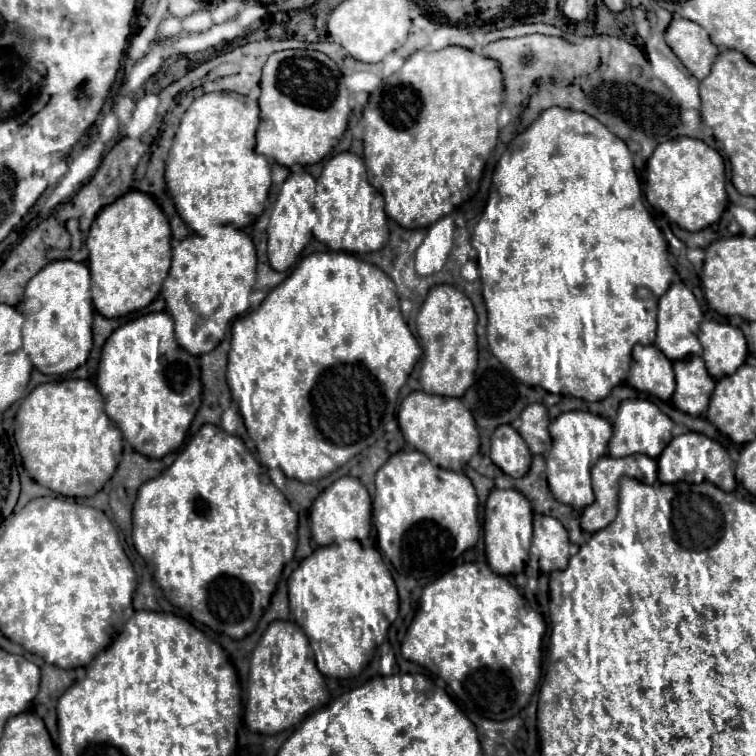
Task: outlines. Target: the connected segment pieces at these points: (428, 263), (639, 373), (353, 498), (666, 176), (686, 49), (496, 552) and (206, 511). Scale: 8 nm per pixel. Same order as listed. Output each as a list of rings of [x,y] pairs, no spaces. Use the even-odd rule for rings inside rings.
[[[445,216],[427,228],[425,240],[415,252],[415,270],[419,276],[429,276],[443,268],[453,246],[453,232],[453,216]]]
[[[635,344],[627,384],[639,392],[649,392],[661,400],[669,400],[675,390],[673,366],[657,346]]]
[[[343,476],[331,484],[311,506],[311,534],[317,546],[343,540],[363,540],[371,532],[371,498],[367,488],[353,476]]]
[[[673,138],[657,146],[647,162],[647,202],[673,224],[699,232],[715,224],[727,208],[725,164],[717,150],[695,138]]]
[[[675,16],[665,32],[665,42],[697,80],[709,74],[717,56],[717,46],[699,24]]]
[[[491,490],[487,502],[485,502],[485,526],[483,526],[483,538],[485,538],[485,554],[487,562],[493,568],[495,574],[511,576],[519,574],[525,568],[525,562],[529,558],[529,546],[533,536],[531,526],[533,510],[529,500],[517,492],[517,490]]]
[[[205,424],[191,438],[191,442],[179,451],[177,460],[165,472],[161,472],[157,478],[145,482],[139,488],[137,500],[133,504],[133,544],[135,544],[135,550],[145,558],[145,562],[149,566],[153,566],[153,576],[155,576],[157,584],[161,586],[165,598],[173,606],[181,608],[185,614],[189,614],[199,624],[209,626],[215,632],[227,634],[233,640],[241,640],[255,630],[259,618],[263,616],[263,612],[269,606],[271,594],[279,582],[283,566],[293,558],[295,544],[297,544],[297,514],[293,512],[293,508],[287,502],[287,498],[283,496],[283,492],[271,482],[267,470],[253,458],[253,454],[247,450],[247,446],[243,444],[243,440],[239,436],[231,436],[213,424]]]

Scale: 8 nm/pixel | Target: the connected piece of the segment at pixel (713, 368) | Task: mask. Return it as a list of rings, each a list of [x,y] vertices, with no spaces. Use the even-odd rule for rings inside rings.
[[[705,320],[697,332],[703,344],[703,360],[711,378],[733,374],[747,358],[747,342],[737,326],[719,320]]]

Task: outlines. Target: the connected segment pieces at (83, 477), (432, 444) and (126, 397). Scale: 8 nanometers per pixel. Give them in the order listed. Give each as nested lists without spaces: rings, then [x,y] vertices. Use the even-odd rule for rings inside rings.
[[[89,380],[39,384],[15,416],[15,442],[29,476],[41,486],[71,498],[97,494],[121,458],[121,432],[103,412],[103,400]]]
[[[411,392],[407,398],[403,398],[397,420],[405,442],[423,452],[439,468],[461,472],[467,466],[469,458],[479,452],[479,432],[475,420],[459,398]]]
[[[167,312],[139,316],[119,326],[107,338],[103,352],[97,388],[105,400],[105,412],[119,426],[125,440],[147,458],[163,458],[177,450],[201,406],[201,380],[197,358],[177,346],[173,318]]]

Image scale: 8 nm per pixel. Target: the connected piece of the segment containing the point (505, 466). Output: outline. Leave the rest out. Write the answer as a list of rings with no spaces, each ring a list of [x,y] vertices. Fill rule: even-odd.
[[[505,424],[491,436],[491,460],[509,476],[523,478],[531,466],[531,452],[519,432]]]

